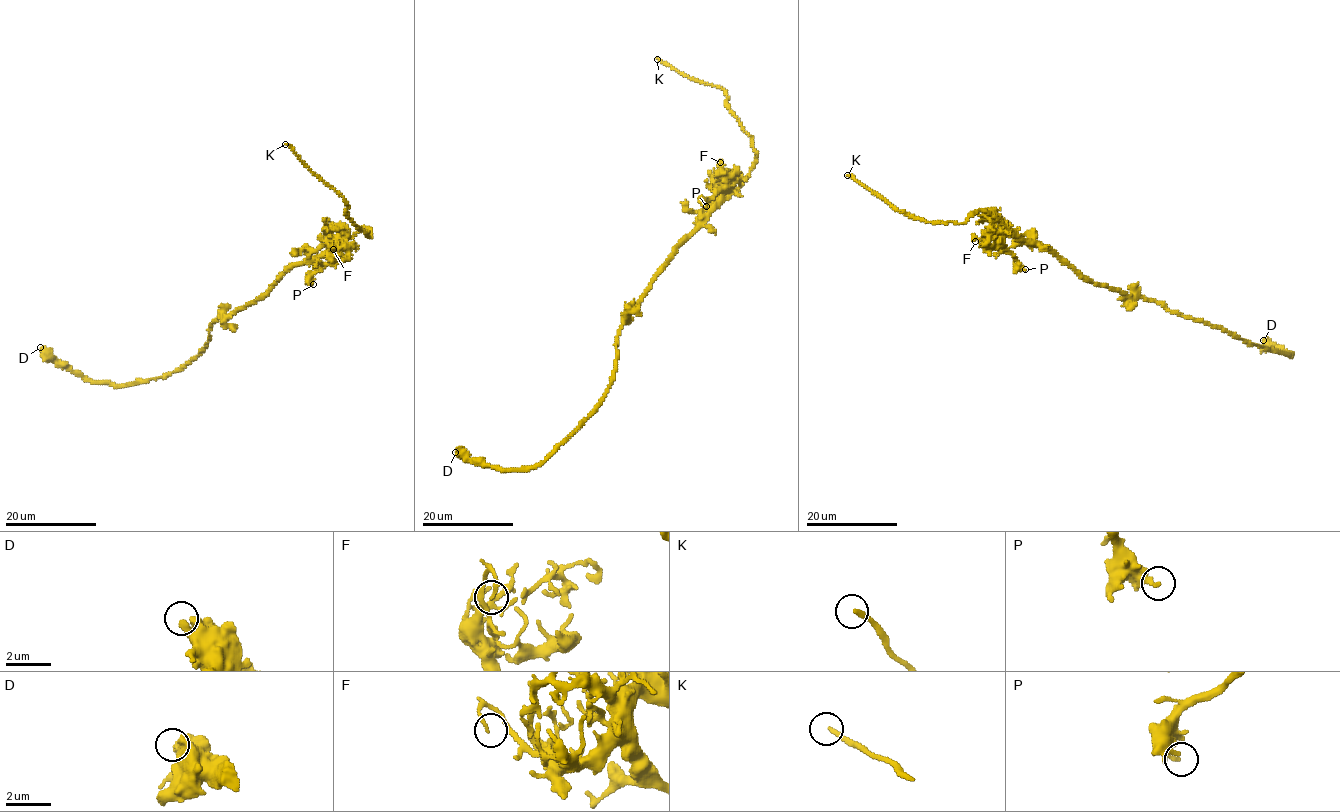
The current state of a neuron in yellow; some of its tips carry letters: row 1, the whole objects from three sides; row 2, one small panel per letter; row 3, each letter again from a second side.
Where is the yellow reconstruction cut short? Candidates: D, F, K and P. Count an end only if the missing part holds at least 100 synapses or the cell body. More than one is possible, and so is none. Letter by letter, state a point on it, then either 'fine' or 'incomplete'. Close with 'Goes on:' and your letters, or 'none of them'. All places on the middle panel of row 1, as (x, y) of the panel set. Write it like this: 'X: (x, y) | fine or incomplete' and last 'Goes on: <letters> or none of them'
D: (455, 452) | fine
F: (720, 162) | fine
K: (657, 59) | incomplete
P: (706, 206) | fine
Goes on: K

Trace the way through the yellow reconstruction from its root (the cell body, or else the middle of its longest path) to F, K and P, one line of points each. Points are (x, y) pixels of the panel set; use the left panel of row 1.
F: (258, 299), (295, 265), (320, 258), (332, 250), (335, 259), (331, 252), (333, 245), (333, 249)
K: (258, 299), (295, 265), (324, 256), (363, 227), (371, 235), (358, 228), (341, 195), (285, 144)
P: (258, 299), (292, 266), (320, 258), (332, 250), (335, 255), (312, 276), (313, 284)

